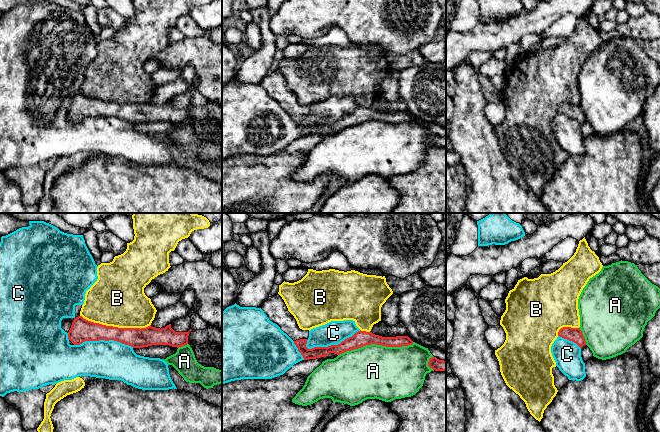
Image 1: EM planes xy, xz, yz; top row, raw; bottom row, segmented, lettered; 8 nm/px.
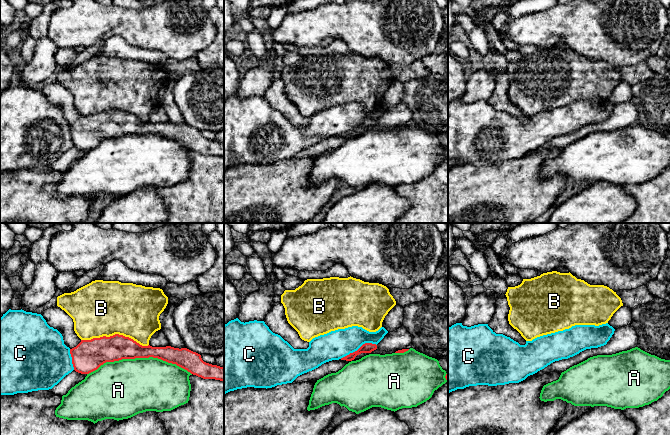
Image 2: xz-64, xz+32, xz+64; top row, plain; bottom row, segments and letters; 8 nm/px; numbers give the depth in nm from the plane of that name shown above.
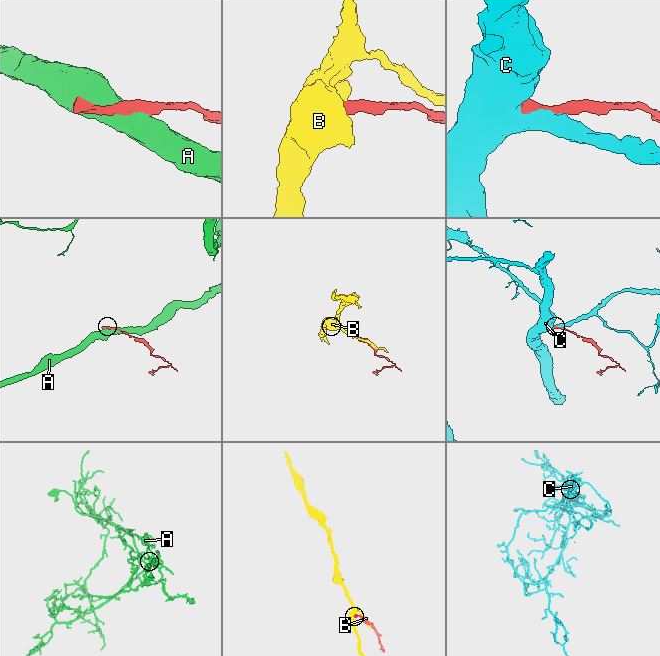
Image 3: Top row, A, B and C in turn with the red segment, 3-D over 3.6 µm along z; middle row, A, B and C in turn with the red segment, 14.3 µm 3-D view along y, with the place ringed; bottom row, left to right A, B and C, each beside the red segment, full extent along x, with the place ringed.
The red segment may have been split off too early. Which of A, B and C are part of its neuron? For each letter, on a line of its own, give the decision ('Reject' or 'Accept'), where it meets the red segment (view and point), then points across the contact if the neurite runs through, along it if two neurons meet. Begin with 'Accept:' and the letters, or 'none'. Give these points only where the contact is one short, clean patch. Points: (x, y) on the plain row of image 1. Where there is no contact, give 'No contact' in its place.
Accept: none
A: Reject. Touches red at xz (375, 119)
B: Reject. Touches red at xy (115, 103)
C: Reject. Touches red at xz (332, 121)

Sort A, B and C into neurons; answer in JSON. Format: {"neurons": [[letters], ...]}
{"neurons": [["A"], ["B"], ["C"]]}

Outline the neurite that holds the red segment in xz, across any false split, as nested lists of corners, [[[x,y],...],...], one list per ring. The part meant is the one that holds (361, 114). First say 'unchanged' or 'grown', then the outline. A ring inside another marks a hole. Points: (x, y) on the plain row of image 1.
grown | [[[279,70],[269,73],[261,82],[270,97],[277,100],[293,117],[304,136],[326,133],[329,129],[340,131],[346,127],[361,124],[366,121],[377,120],[386,123],[402,123],[412,121],[413,117],[408,112],[382,113],[372,108],[358,107],[352,113],[338,121],[328,123],[306,123],[309,106],[299,104],[296,95]]]

